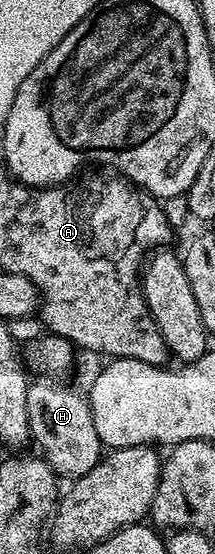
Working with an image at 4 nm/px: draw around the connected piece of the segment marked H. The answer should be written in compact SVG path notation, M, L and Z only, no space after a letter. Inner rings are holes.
M39 375L28 384L29 391L29 427L31 428L31 441L39 444L38 452L44 461L48 461L51 470L60 478L71 477L78 479L89 475L93 467L97 467L105 456L103 440L97 435L97 427L93 427L93 411L91 402L83 397L71 385L62 385L62 380L52 379L47 375Z

